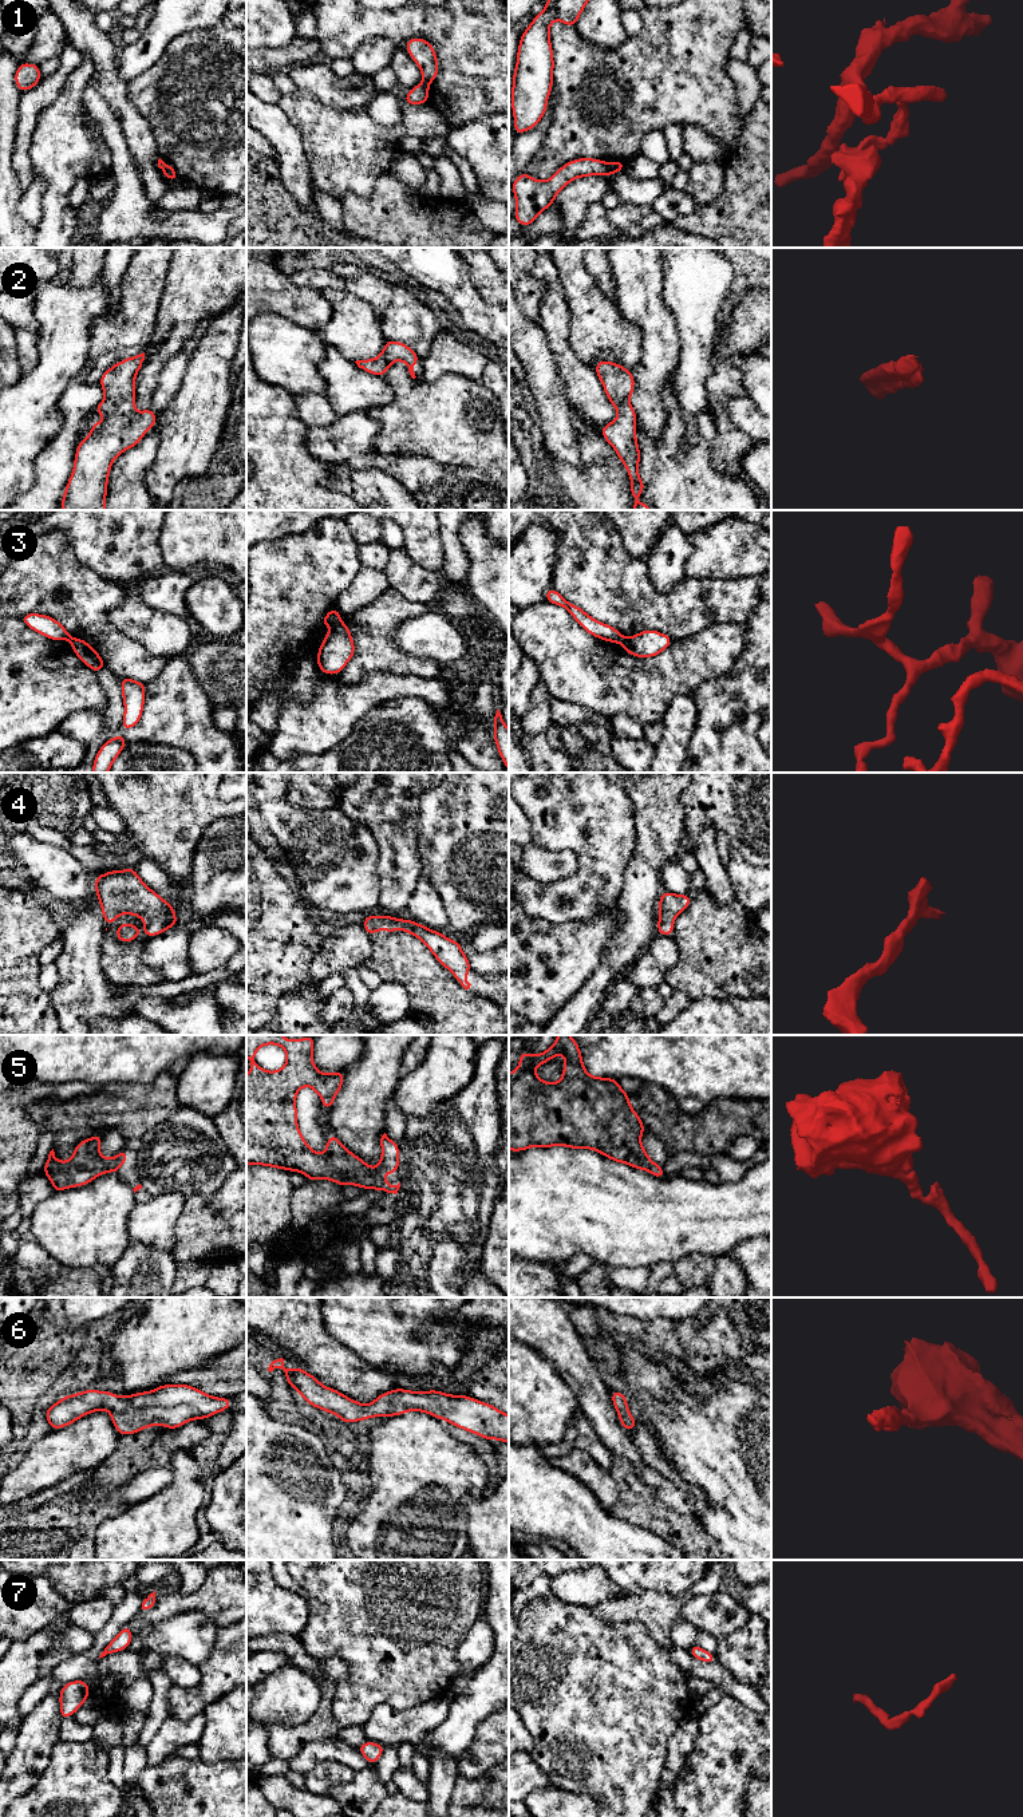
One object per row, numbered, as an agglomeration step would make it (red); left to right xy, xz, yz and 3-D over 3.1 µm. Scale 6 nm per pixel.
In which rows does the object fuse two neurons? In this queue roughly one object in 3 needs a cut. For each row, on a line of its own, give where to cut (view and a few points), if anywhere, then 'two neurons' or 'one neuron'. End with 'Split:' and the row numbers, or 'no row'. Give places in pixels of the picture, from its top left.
1: cut yz (607, 164), (611, 174); two neurons
2: cut none; one neuron
3: cut xz (340, 620), (331, 625); two neurons
4: cut none; one neuron
5: cut none; one neuron
6: cut none; one neuron
7: cut none; one neuron
Split: 1, 3

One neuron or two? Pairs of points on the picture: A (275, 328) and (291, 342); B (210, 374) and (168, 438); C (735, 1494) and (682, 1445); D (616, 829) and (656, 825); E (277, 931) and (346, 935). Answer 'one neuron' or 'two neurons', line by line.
A: one neuron
B: one neuron
C: one neuron
D: two neurons
E: two neurons

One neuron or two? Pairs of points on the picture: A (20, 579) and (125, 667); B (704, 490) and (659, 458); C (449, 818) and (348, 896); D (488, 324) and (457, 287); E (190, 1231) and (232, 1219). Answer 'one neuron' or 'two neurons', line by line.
A: one neuron
B: one neuron
C: one neuron
D: one neuron
E: one neuron

